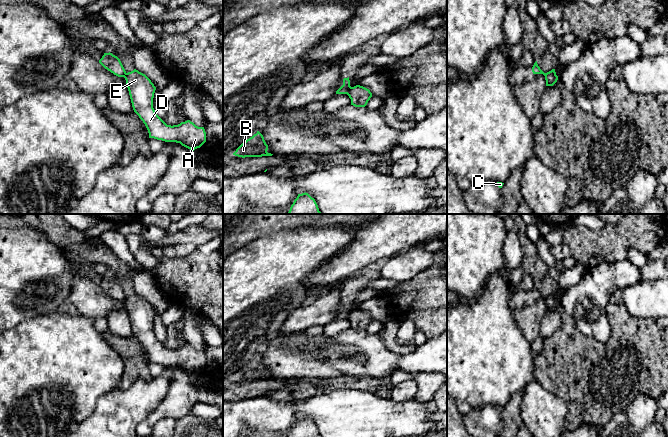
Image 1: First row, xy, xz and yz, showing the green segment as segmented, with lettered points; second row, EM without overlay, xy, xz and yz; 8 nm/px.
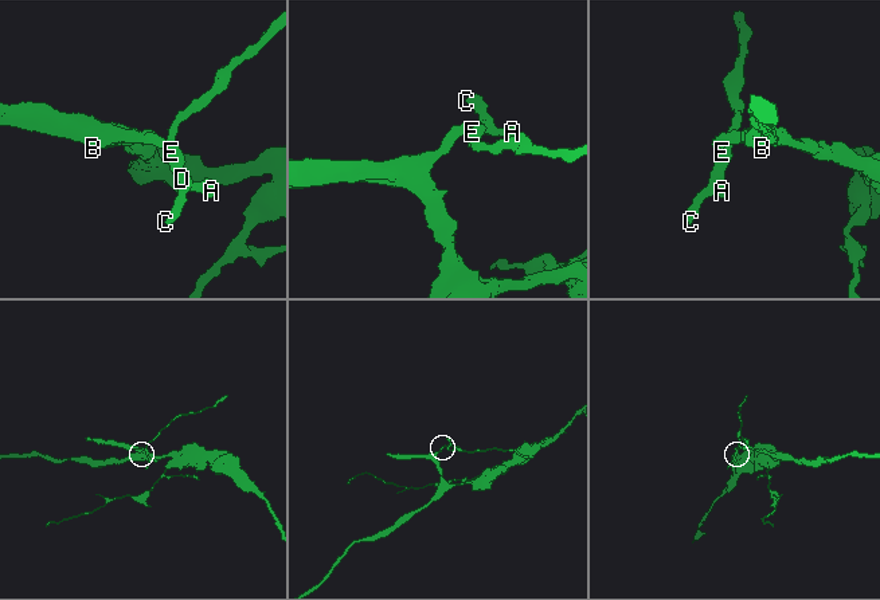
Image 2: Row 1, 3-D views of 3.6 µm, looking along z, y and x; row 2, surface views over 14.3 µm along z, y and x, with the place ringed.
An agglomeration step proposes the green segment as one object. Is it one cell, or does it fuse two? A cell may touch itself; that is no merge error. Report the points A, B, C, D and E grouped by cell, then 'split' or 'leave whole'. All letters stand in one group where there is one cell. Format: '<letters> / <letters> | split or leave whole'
A C D E / B | split

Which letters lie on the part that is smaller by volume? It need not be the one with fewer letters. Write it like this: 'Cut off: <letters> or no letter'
Cut off: A, C, D, E

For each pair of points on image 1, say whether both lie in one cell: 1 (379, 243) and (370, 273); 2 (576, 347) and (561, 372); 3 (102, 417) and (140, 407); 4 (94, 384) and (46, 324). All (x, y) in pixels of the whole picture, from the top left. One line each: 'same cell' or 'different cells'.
1: different cells
2: same cell
3: same cell
4: same cell

